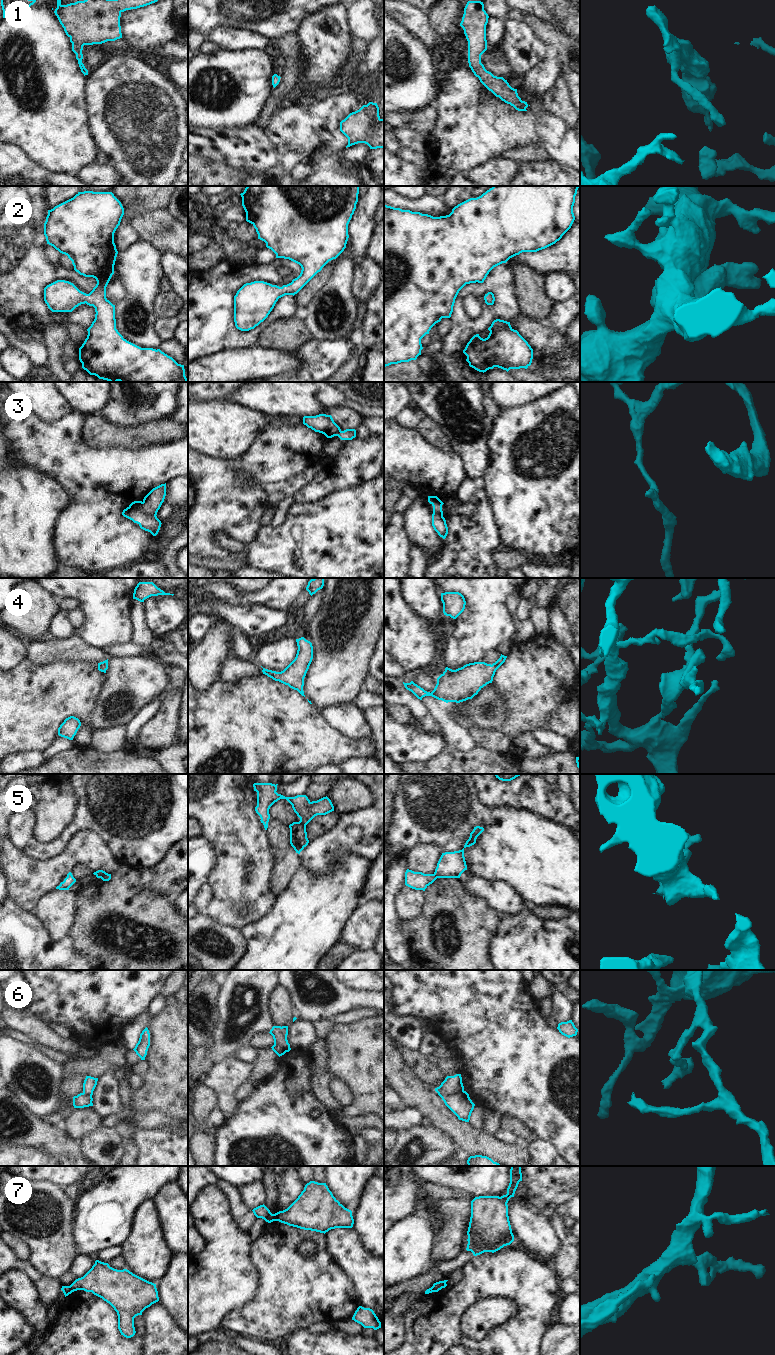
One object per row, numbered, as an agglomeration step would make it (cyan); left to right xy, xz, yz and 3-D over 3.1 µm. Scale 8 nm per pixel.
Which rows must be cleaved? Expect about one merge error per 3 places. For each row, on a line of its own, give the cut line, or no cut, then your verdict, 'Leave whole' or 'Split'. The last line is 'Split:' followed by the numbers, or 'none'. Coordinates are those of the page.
1: No split. Leave whole
2: No split. Leave whole
3: Split along xy (142, 502), (143, 511), (146, 514), (155, 515). Split
4: No split. Leave whole
5: Split along xz (296, 822), (305, 826). Split
6: Split along yz (463, 1090), (450, 1095), (440, 1096). Split
7: Split along xz (270, 1212), (265, 1220). Split
Split: 3, 5, 6, 7.

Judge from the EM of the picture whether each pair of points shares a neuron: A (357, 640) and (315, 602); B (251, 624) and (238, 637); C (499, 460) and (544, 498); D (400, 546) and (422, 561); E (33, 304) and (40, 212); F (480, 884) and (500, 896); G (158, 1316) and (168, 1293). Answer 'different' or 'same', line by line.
A: different
B: different
C: same
D: different
E: same
F: same
G: different

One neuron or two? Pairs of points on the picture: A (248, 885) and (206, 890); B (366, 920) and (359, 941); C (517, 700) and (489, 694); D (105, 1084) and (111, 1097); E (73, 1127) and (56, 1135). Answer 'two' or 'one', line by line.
A: two
B: one
C: two
D: one
E: two

